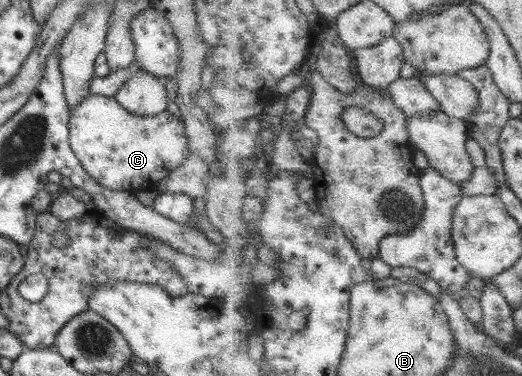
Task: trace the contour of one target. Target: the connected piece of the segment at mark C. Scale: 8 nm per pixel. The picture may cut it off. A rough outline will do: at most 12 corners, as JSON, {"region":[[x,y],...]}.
{"region":[[113,97],[71,105],[68,144],[114,191],[156,189],[188,155],[166,109]]}

